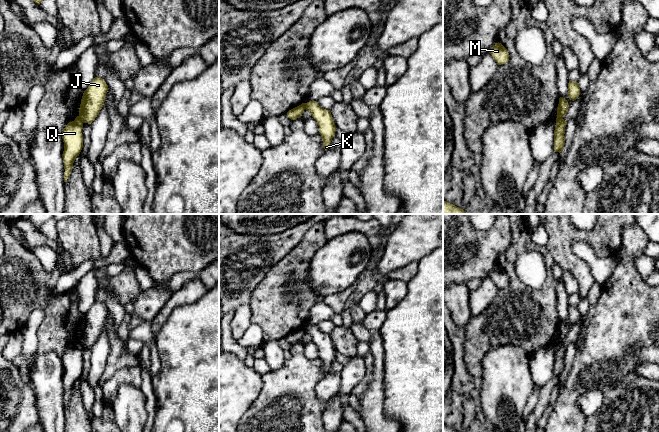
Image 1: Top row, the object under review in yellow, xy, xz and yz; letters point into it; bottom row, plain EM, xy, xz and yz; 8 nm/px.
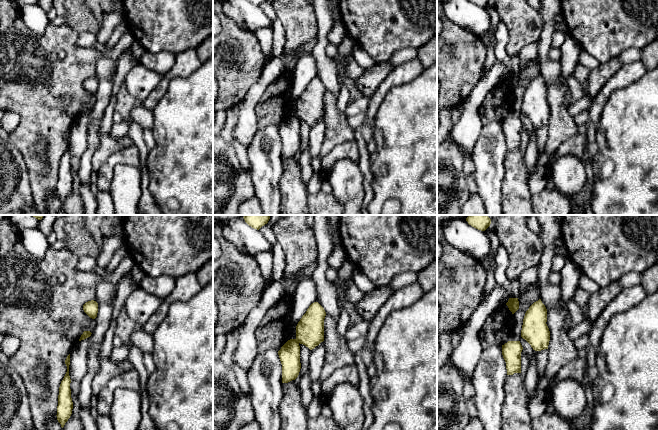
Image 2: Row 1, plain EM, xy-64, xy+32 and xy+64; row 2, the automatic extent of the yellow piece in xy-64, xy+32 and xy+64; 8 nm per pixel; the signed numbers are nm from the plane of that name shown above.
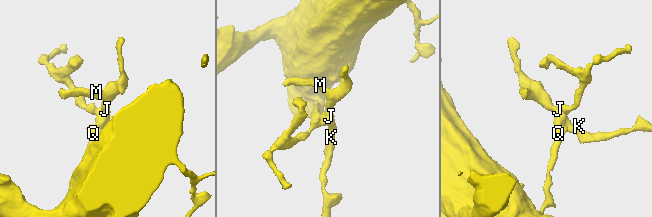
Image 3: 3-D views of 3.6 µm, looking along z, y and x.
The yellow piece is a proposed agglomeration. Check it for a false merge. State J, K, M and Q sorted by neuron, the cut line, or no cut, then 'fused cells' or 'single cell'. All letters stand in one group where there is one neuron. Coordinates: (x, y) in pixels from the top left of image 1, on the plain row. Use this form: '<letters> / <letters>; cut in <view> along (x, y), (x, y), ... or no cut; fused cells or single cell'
J K M / Q; cut in xy along (78, 340), (84, 345); fused cells

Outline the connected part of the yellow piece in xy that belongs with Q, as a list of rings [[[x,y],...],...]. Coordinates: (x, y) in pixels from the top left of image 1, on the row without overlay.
[[[77,340],[74,345],[69,346],[62,355],[64,375],[62,378],[64,386],[64,406],[69,402],[73,387],[83,372],[82,351],[84,345]]]

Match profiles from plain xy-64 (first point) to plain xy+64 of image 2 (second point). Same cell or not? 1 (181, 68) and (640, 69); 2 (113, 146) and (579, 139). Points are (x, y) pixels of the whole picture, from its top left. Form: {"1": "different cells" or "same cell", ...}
{"1": "same cell", "2": "different cells"}

